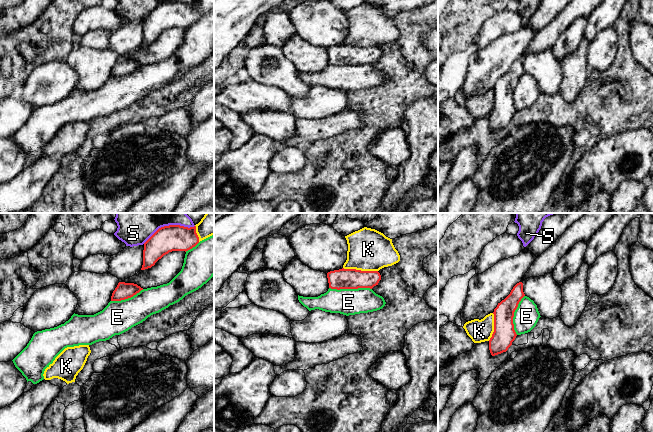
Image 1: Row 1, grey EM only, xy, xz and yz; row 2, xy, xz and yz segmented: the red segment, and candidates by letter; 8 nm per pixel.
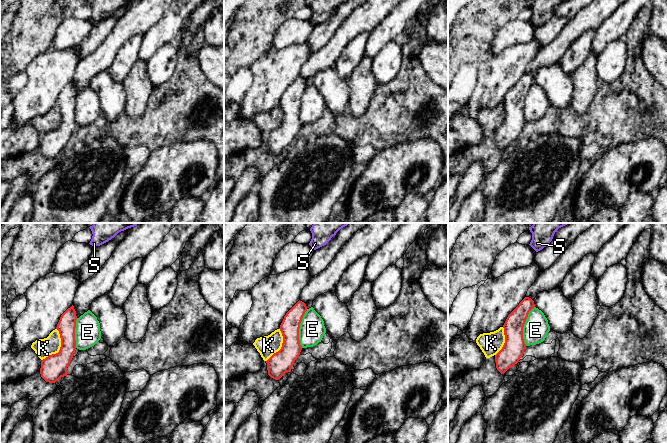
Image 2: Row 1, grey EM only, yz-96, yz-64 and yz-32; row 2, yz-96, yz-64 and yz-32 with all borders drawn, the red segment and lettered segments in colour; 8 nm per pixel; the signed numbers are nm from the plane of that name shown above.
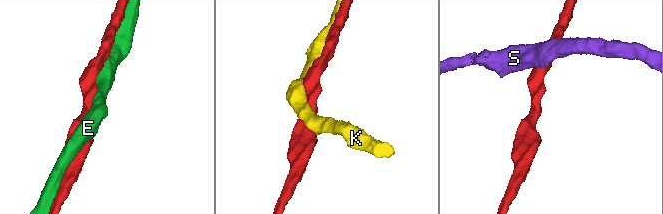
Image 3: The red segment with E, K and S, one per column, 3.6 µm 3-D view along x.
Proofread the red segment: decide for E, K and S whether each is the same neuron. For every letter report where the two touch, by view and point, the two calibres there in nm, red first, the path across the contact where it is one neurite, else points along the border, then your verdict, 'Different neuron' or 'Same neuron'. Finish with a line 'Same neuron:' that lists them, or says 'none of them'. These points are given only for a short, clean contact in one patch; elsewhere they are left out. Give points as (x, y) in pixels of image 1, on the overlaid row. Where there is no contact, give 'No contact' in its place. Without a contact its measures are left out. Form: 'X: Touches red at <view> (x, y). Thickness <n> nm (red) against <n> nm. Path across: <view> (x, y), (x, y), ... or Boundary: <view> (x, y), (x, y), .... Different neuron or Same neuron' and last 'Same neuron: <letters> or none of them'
E: Touches red at xz (350, 288). Thickness 160 nm (red) against 200 nm. Different neuron
K: Touches red at xz (360, 270). Thickness 160 nm (red) against 340 nm. Different neuron
S: Touches red at xy (169, 225). Thickness 220 nm (red) against 380 nm. Different neuron
Same neuron: none of them

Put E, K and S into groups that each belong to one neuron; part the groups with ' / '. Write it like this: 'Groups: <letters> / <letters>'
Groups: E / K / S

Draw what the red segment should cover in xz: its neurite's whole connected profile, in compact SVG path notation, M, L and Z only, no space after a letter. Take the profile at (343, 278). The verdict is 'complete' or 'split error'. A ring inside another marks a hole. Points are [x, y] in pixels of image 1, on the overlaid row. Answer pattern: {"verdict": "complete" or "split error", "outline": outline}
{"verdict": "complete", "outline": "M339 269L327 273L329 288L358 289L378 285L381 275L378 271L361 271L356 269Z"}

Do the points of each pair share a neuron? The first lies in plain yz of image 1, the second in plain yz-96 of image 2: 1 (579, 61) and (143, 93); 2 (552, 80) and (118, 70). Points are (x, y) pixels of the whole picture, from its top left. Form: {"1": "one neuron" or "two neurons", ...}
{"1": "one neuron", "2": "two neurons"}

